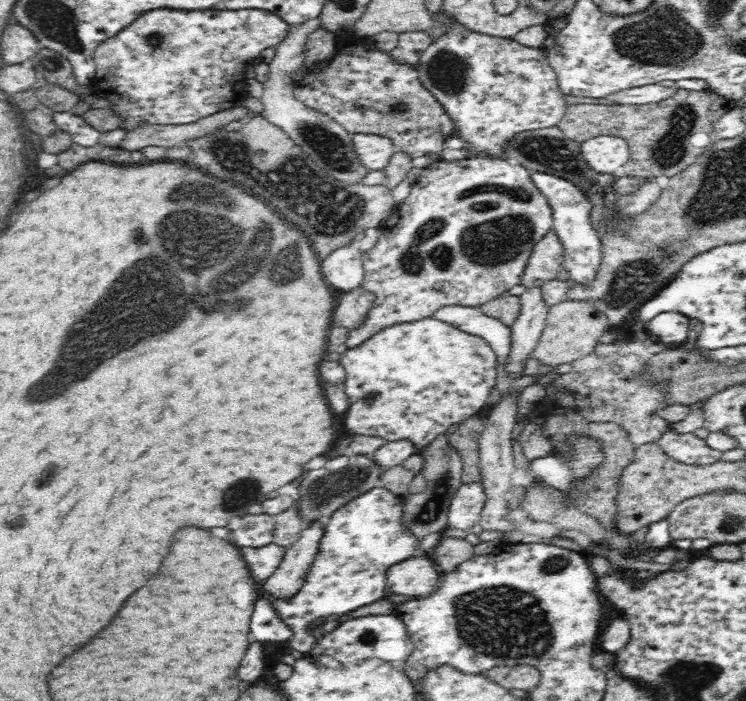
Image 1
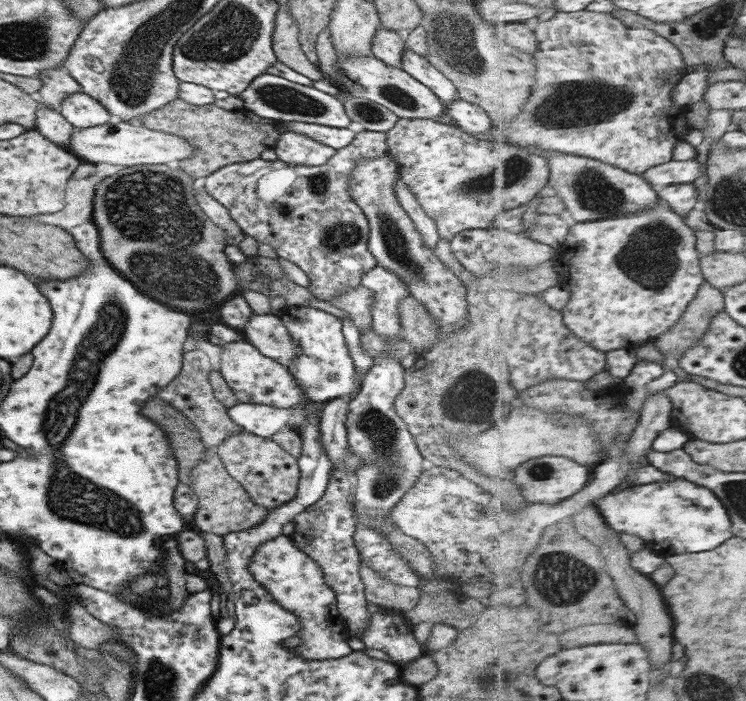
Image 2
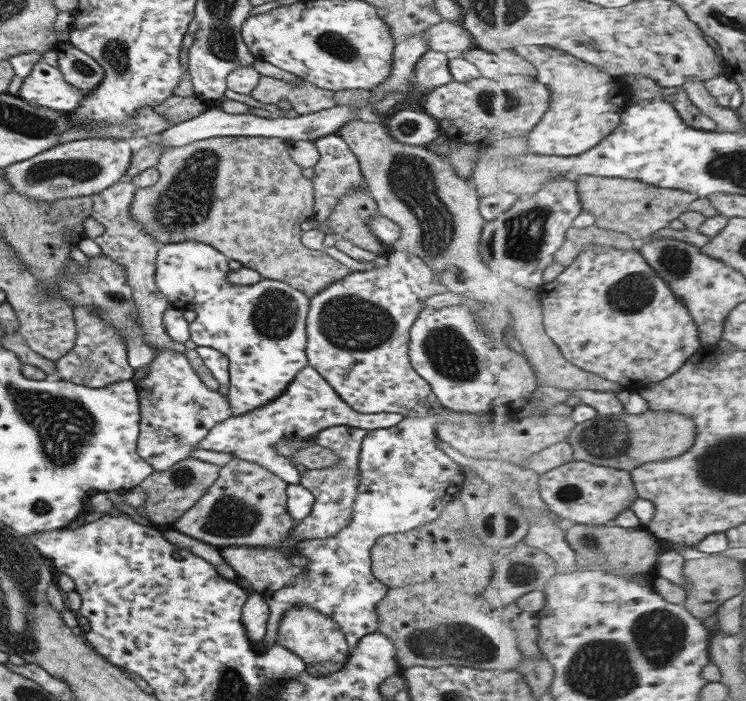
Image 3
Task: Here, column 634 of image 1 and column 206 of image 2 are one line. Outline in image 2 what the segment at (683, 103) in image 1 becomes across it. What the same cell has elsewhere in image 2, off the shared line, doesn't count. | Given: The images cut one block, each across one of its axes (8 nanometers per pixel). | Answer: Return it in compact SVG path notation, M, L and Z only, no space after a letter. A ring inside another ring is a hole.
M178 98L168 105L150 111L146 118L136 118L146 123L148 128L186 139L195 151L191 157L181 160L177 166L192 178L207 177L223 166L257 159L266 149L274 148L274 143L288 131L288 124L262 118L250 111L230 111L214 104L194 106Z

